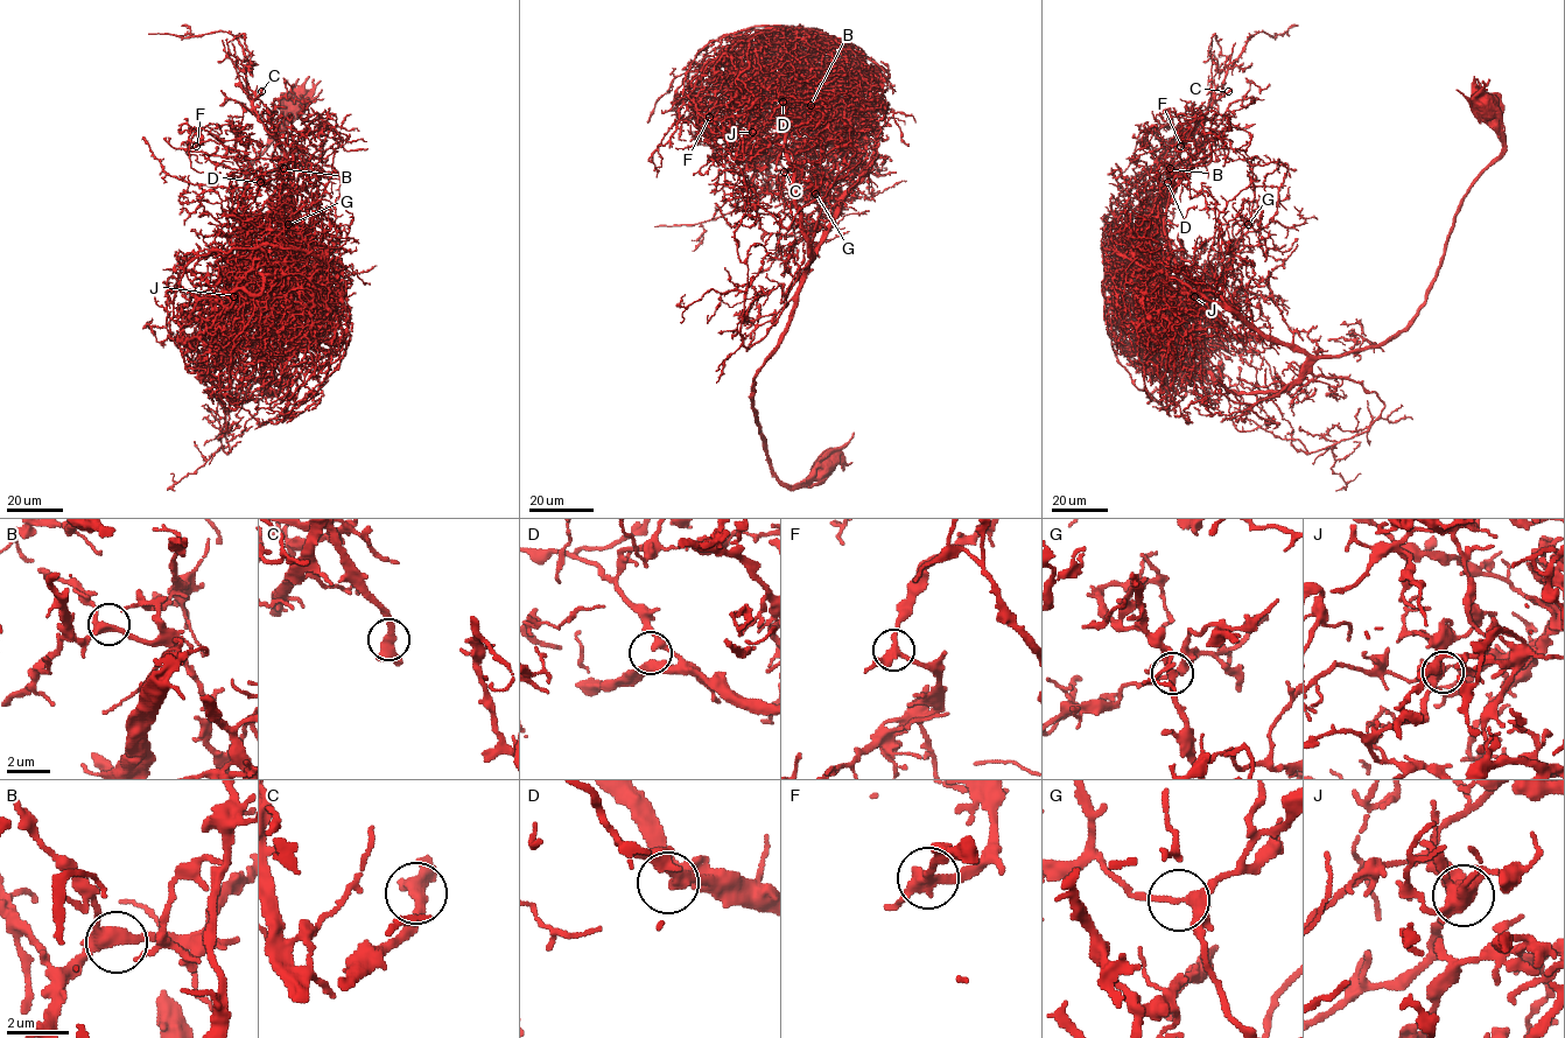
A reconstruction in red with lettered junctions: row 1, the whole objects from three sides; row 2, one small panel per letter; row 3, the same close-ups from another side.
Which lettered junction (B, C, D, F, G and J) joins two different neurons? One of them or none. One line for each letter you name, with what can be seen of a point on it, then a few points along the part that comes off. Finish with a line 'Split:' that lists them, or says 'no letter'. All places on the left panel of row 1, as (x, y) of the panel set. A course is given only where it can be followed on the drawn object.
Split: no letter

